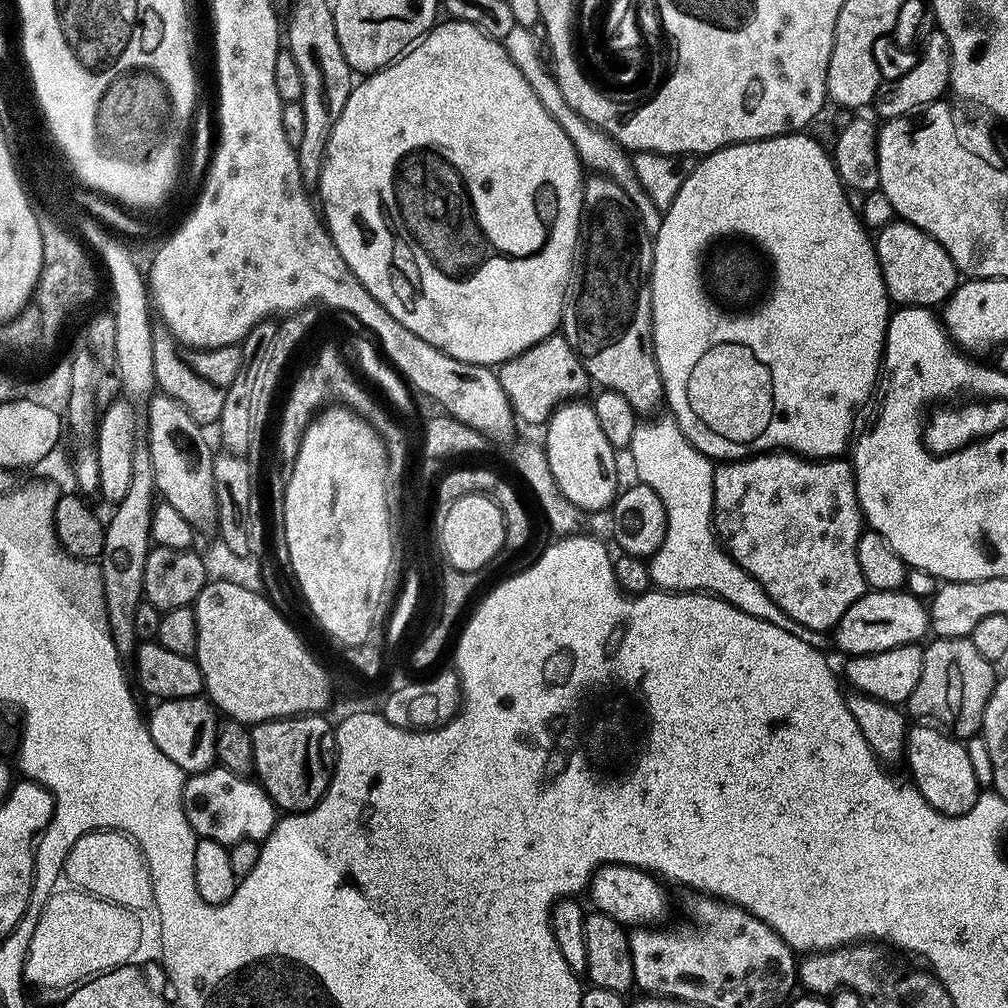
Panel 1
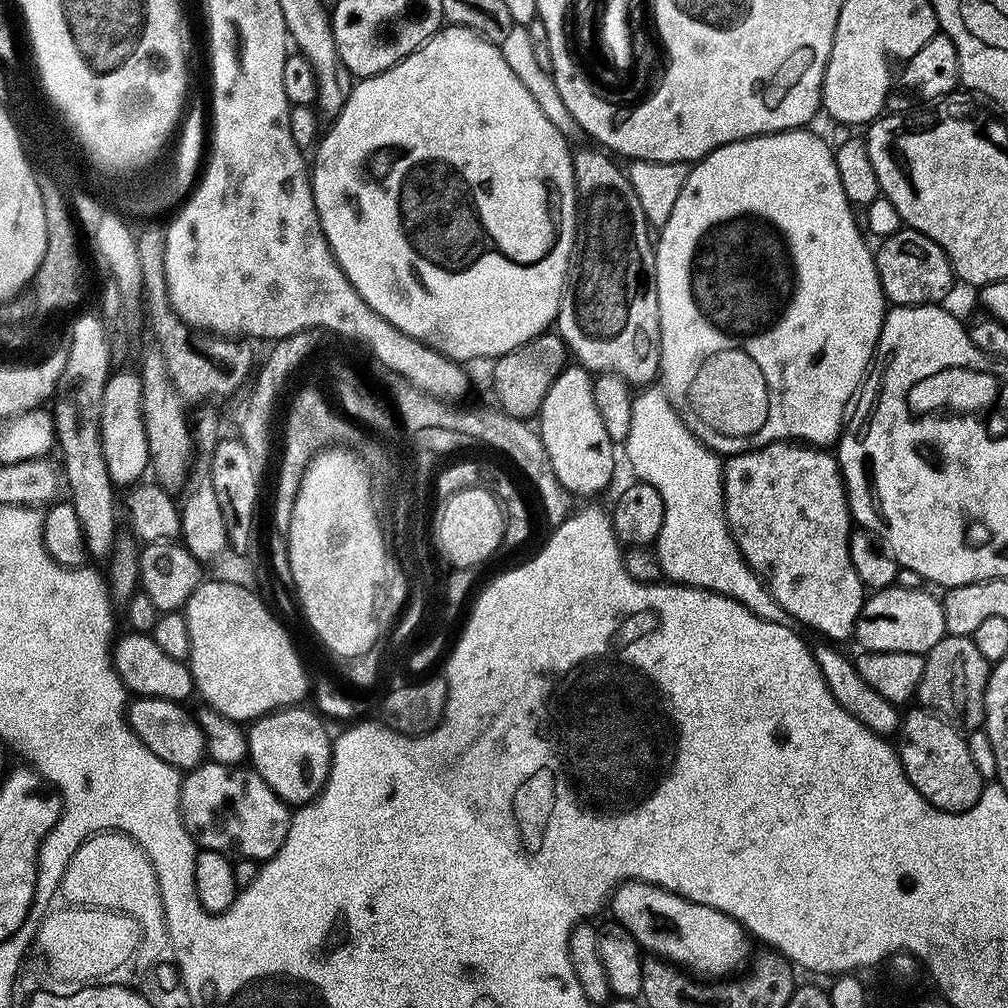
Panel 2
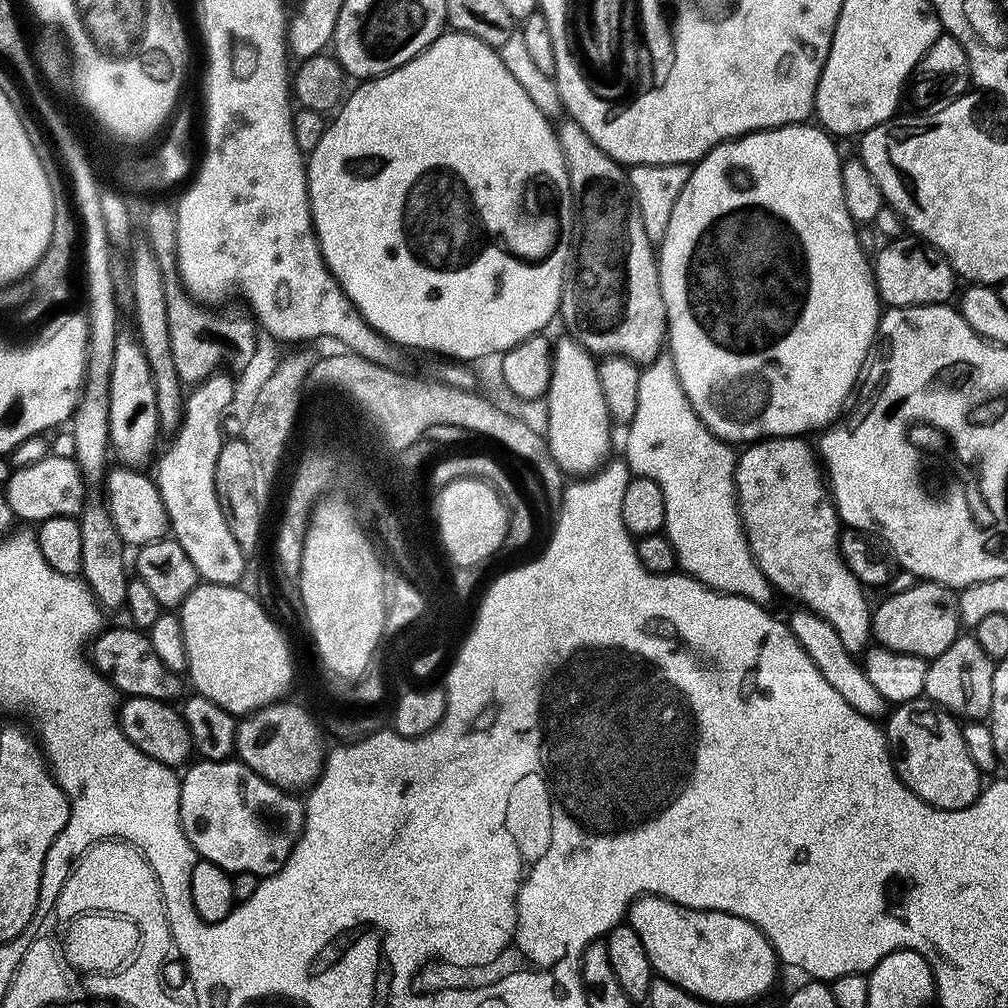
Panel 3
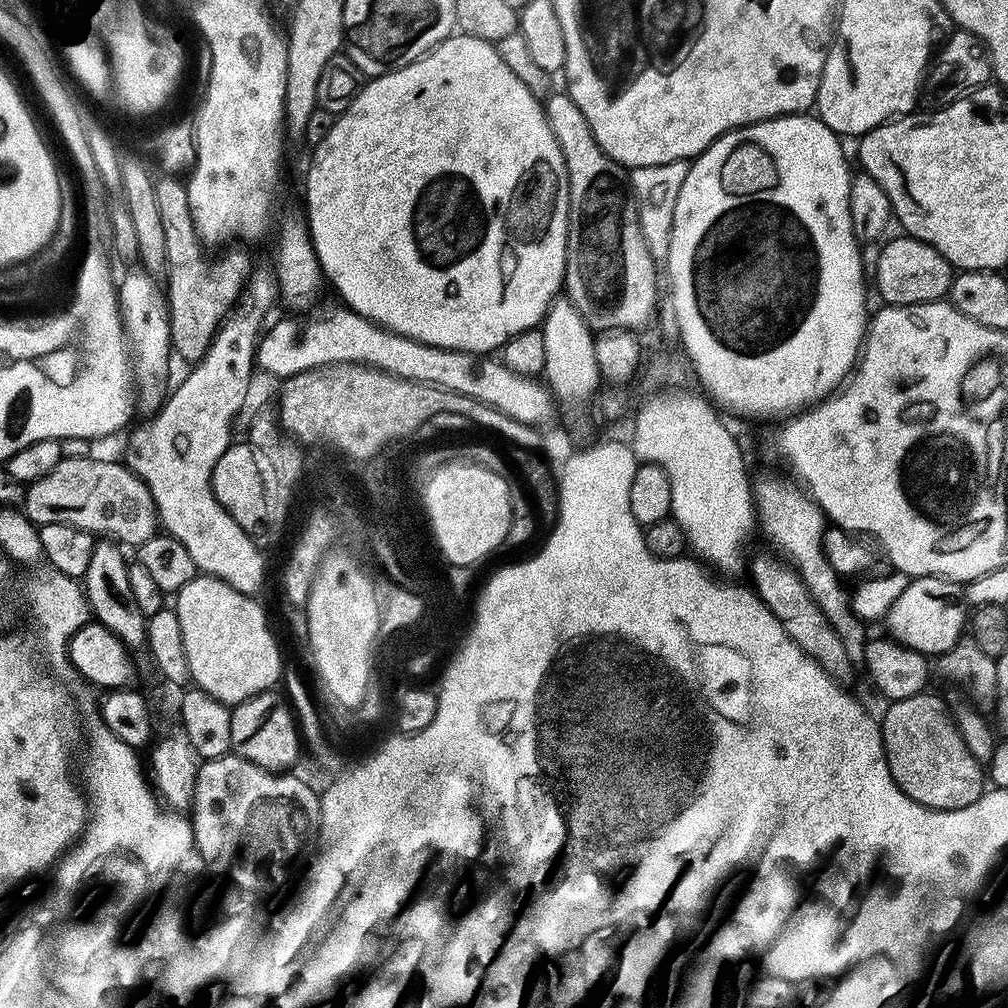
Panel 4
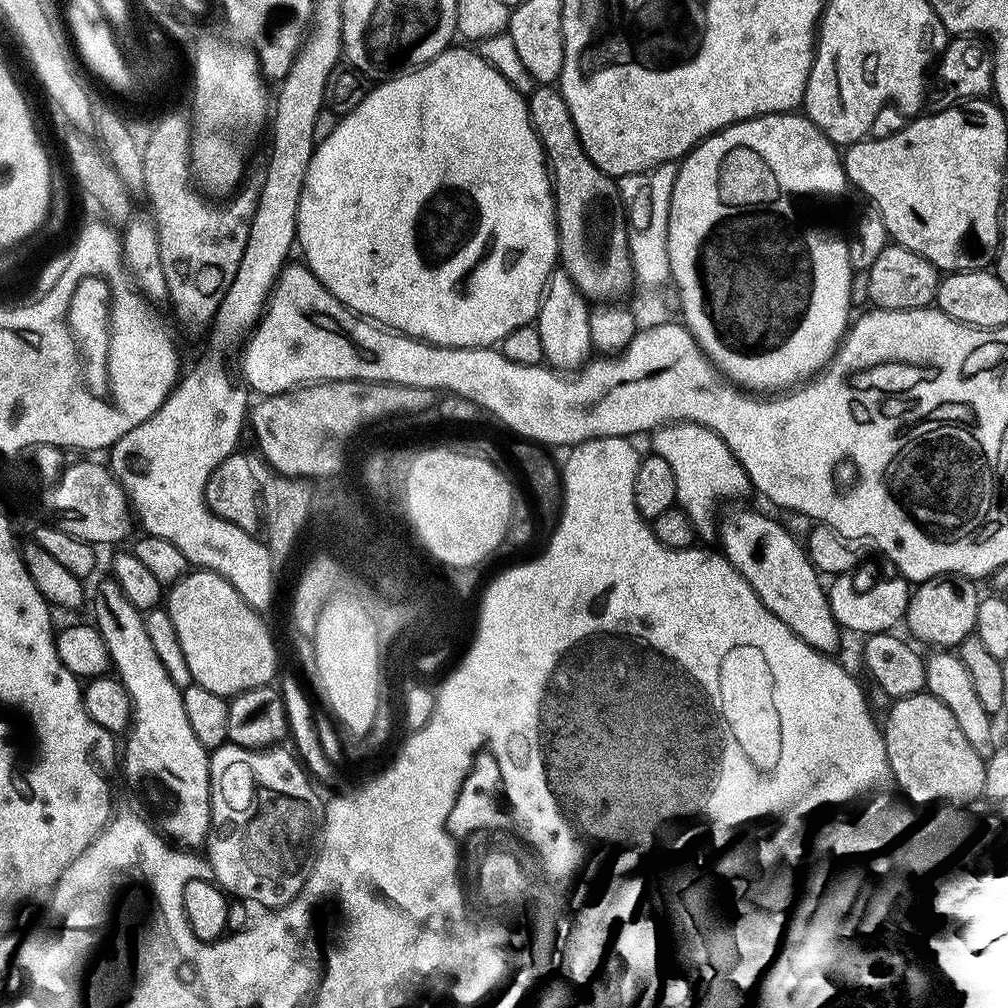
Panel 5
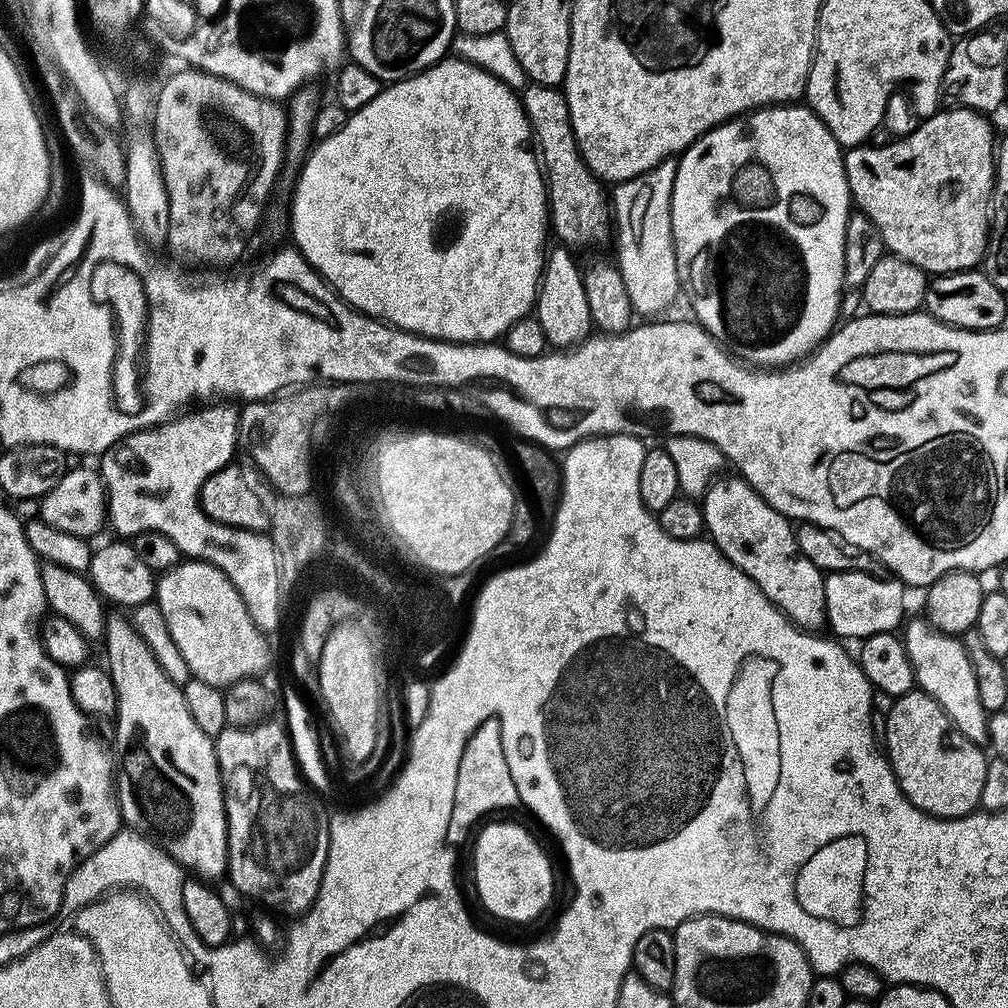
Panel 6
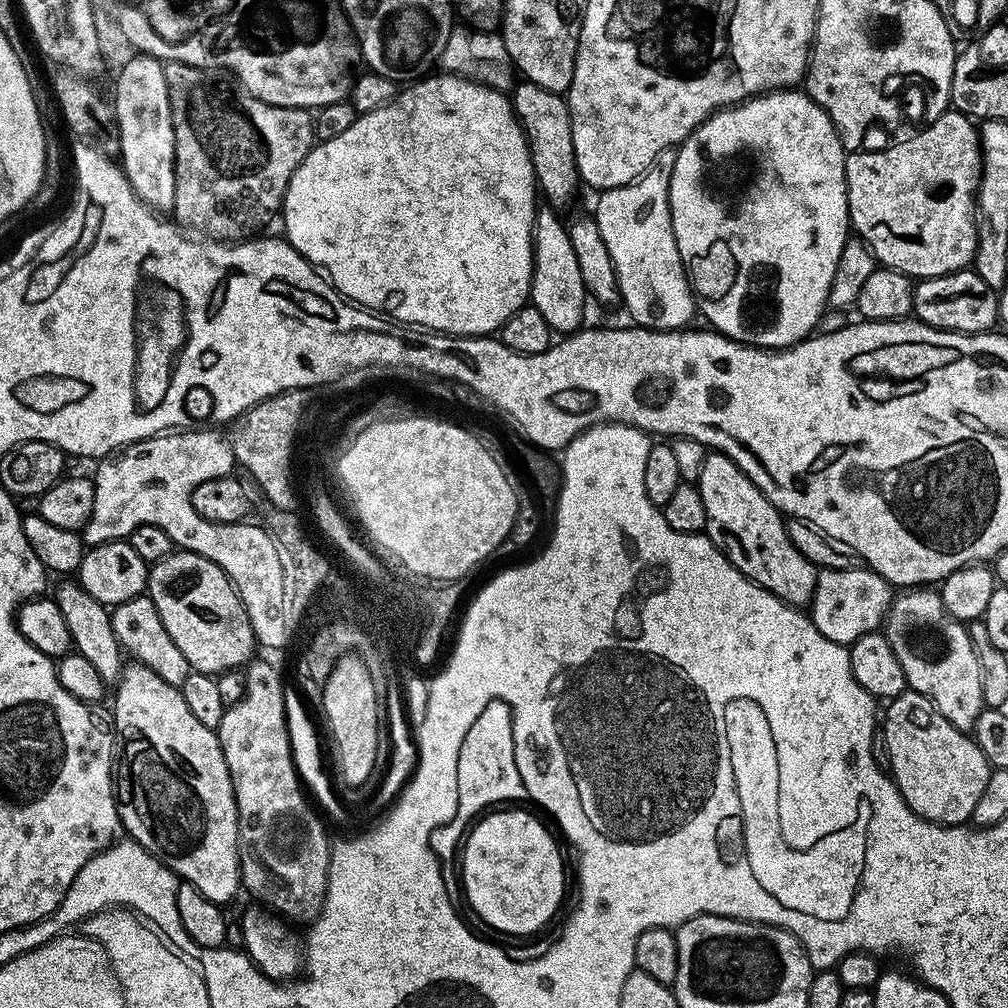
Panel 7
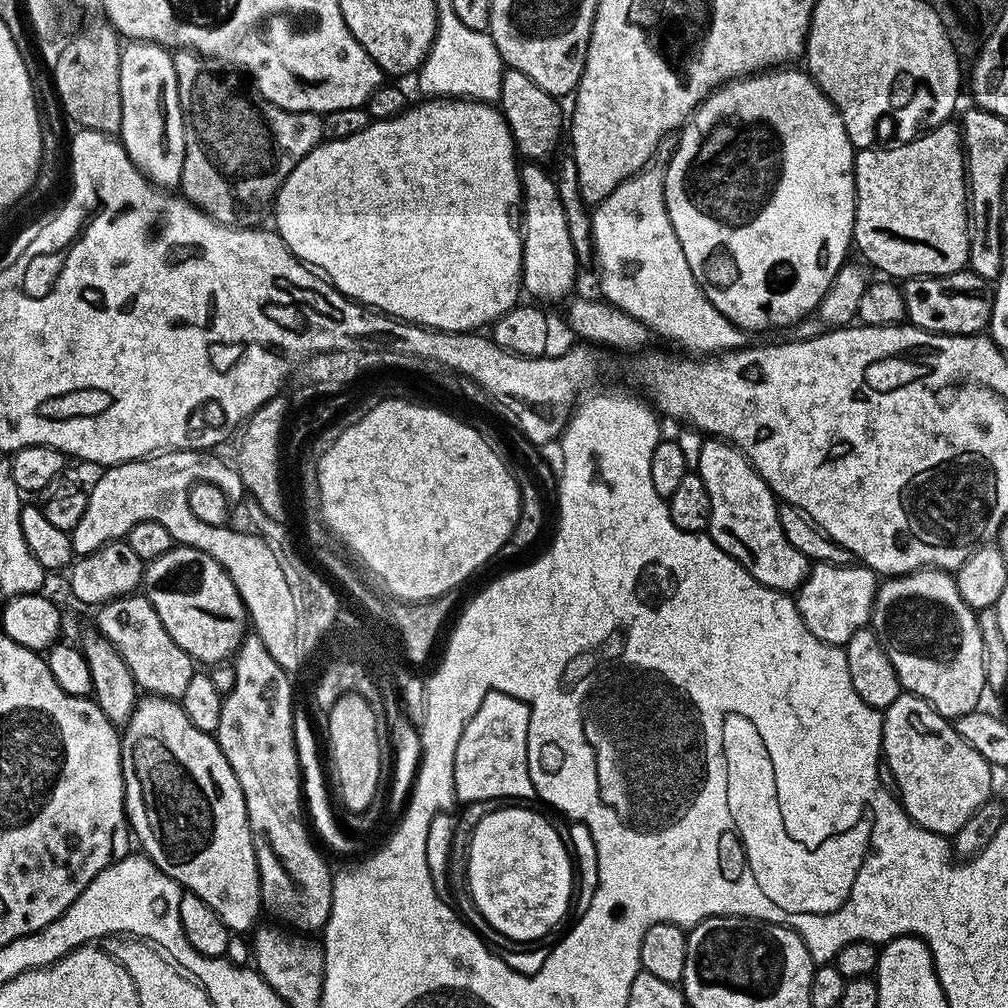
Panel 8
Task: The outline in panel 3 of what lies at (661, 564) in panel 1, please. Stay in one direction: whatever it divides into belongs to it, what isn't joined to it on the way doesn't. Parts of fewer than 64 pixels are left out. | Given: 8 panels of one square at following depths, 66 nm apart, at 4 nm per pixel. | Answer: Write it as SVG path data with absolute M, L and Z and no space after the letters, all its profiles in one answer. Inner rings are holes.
M671 355L657 356L653 364L641 371L637 412L626 430L628 441L624 444L622 456L629 469L635 475L650 478L662 486L662 498L666 498L666 518L662 531L668 537L670 546L674 546L679 571L716 592L729 592L731 596L744 596L756 604L771 605L773 586L752 557L744 524L740 520L740 508L736 505L737 453L733 445L726 440L719 440L698 418L682 390Z

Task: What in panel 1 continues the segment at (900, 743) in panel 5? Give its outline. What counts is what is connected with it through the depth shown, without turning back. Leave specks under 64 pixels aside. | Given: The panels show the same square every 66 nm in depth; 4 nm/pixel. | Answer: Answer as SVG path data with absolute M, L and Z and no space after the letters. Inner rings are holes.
M912 726L908 729L906 765L908 764L913 778L916 779L913 780L914 787L926 798L926 802L937 808L942 815L965 816L974 807L982 791L982 785L974 774L974 766L970 766L968 749L947 731L936 726L928 727L932 728Z

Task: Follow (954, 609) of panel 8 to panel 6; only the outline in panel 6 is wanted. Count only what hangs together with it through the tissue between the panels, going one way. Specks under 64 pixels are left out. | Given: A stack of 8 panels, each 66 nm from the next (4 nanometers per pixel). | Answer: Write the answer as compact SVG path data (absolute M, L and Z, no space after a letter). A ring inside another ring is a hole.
M927 619L911 620L903 625L902 639L916 675L919 691L934 698L934 702L942 706L950 722L954 722L956 729L966 738L970 738L970 742L987 745L990 713L982 706L982 698L978 694L978 678L968 657L965 641L938 631Z

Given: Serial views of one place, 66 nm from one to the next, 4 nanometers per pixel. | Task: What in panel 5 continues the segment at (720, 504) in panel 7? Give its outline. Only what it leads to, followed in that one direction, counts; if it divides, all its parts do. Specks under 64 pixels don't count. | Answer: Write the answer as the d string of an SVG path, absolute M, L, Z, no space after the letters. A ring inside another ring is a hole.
M740 508L737 512L723 513L718 524L718 541L723 555L750 582L754 594L802 642L814 646L819 652L835 653L840 644L842 629L830 610L830 602L825 585L820 585L821 573L817 572L808 553L800 544L779 524L760 512L751 512L748 508Z

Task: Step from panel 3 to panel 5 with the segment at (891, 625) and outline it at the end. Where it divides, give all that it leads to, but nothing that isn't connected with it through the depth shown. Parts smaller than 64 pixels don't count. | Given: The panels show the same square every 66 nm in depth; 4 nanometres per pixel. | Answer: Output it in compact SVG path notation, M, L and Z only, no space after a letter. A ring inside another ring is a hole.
M945 574L934 580L917 583L911 589L908 612L903 618L903 623L908 624L907 635L913 641L933 644L931 647L936 650L952 650L963 645L975 633L978 606L982 599L981 593L976 593L972 584L975 583L969 577L959 574Z

